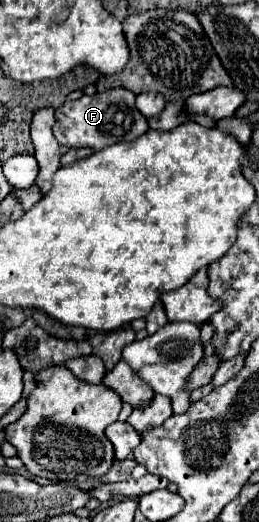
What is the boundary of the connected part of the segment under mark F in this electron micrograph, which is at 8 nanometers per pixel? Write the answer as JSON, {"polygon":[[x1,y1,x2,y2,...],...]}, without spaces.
{"polygon":[[111,89,105,93,83,95,77,101,67,101,55,111,53,133,61,145,91,147,93,151,105,149,119,141,133,141,149,129,147,119,135,107,135,93,129,89]]}

